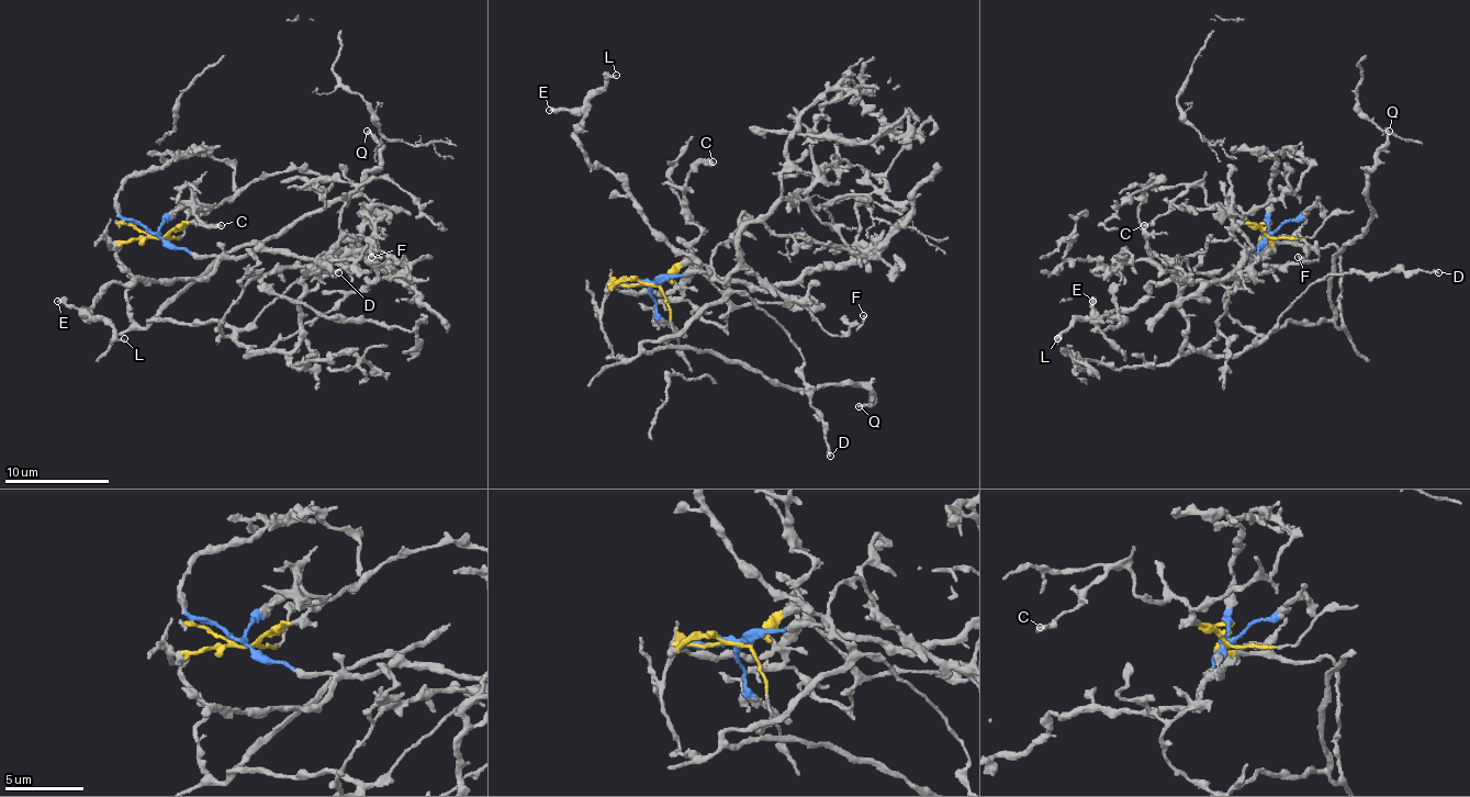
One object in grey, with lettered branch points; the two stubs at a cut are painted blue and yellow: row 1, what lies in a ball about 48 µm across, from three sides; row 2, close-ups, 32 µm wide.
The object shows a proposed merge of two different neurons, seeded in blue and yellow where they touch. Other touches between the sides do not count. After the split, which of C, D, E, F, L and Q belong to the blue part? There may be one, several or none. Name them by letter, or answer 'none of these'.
E, L

